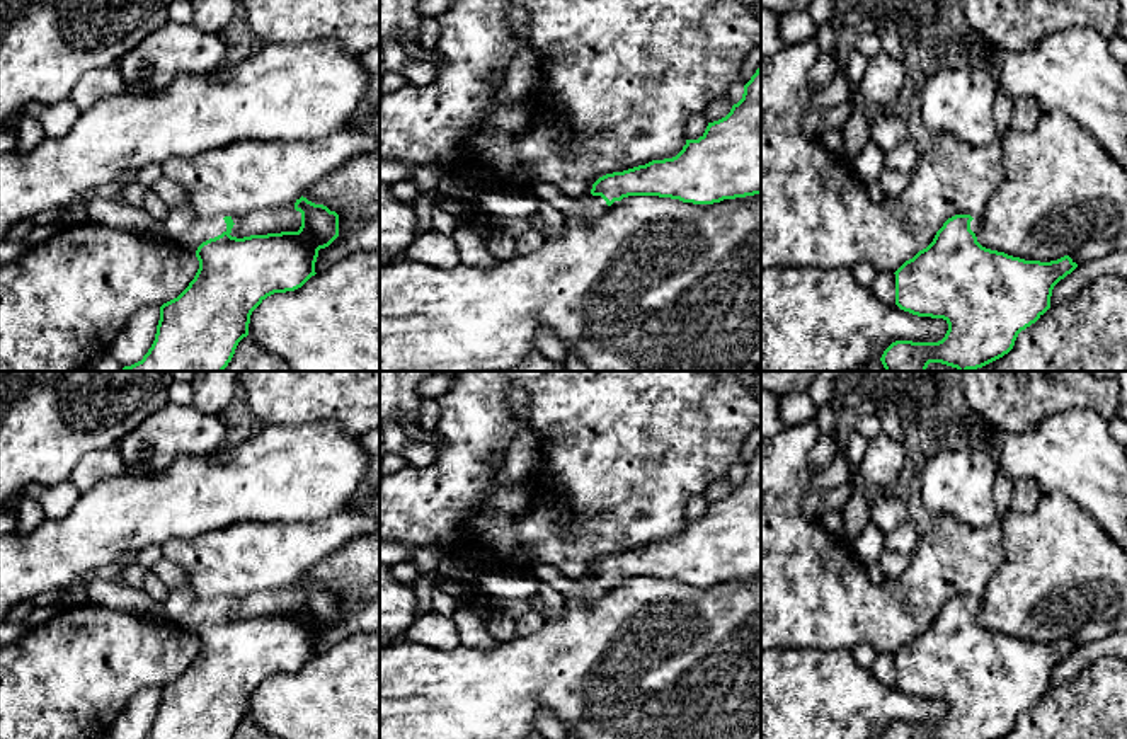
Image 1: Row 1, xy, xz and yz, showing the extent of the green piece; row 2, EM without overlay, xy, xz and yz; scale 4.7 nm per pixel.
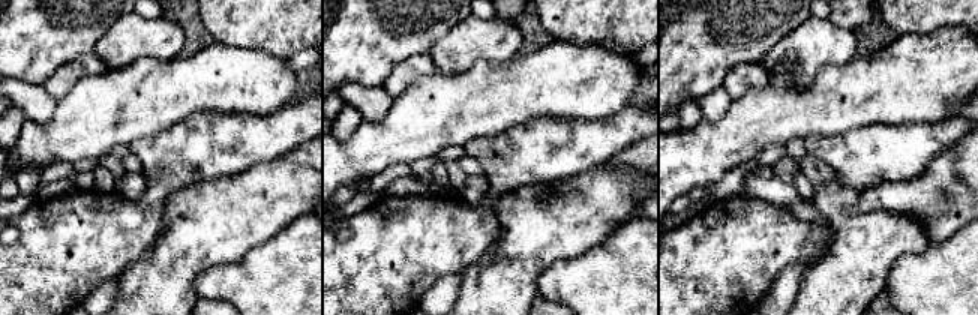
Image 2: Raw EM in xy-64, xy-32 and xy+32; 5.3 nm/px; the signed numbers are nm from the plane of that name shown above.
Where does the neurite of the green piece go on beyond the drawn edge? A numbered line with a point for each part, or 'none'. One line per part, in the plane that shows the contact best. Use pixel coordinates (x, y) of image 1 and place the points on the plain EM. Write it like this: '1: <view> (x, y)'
1: xy (184, 607)

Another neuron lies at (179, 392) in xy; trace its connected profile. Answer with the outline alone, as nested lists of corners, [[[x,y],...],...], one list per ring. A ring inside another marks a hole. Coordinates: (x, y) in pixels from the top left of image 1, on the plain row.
[[[172,381],[169,388],[169,398],[180,405],[192,405],[194,392],[191,388],[191,383]]]

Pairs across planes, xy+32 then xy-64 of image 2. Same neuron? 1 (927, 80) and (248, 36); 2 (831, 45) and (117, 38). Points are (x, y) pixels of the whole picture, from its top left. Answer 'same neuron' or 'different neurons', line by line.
1: different neurons
2: same neuron

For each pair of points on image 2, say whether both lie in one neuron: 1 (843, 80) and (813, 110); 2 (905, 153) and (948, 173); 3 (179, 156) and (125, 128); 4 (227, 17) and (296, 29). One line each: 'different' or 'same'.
1: same
2: different
3: different
4: same

